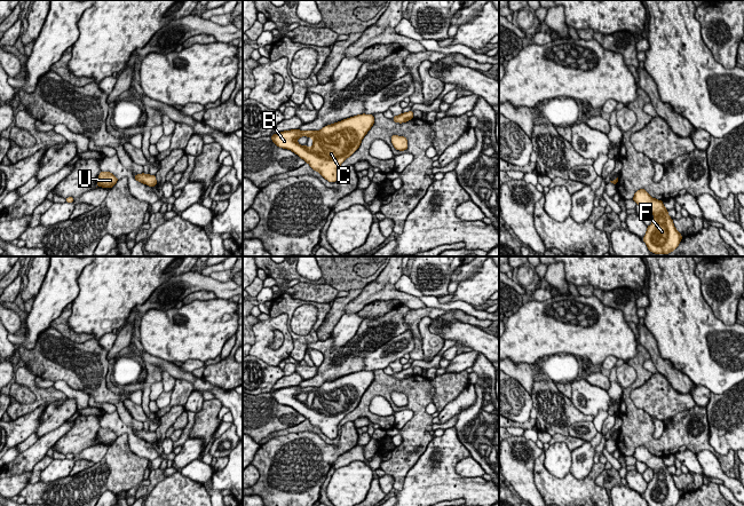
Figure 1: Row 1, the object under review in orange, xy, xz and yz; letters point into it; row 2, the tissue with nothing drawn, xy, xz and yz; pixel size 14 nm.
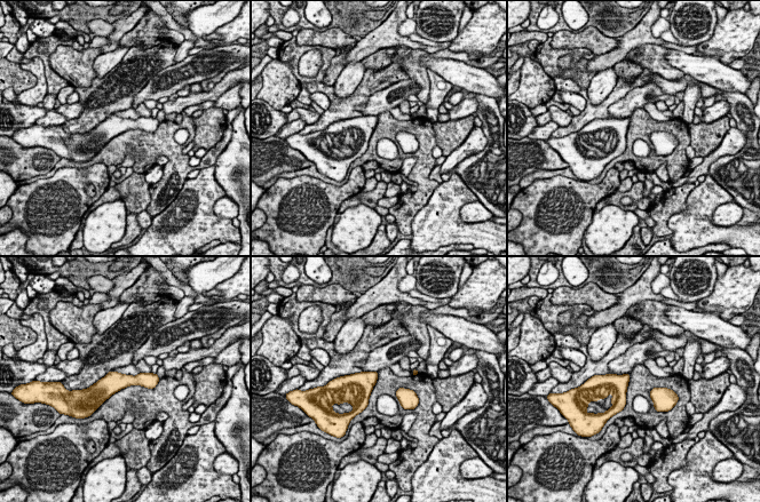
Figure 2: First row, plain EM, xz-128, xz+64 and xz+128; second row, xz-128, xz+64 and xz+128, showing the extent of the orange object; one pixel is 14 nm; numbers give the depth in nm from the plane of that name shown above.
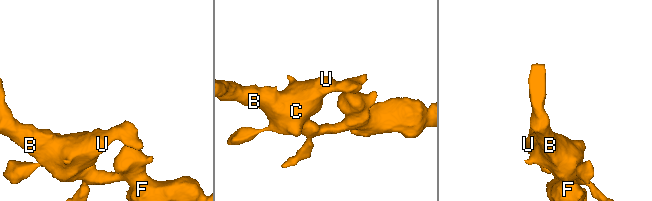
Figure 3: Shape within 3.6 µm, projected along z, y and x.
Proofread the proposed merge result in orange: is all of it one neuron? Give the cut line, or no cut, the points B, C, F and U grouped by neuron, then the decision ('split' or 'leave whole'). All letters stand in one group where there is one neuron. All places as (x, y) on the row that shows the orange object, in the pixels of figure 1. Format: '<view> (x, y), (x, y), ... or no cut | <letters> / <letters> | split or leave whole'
no cut | B C F U | leave whole

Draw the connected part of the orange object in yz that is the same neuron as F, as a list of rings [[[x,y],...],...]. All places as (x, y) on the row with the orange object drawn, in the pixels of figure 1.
[[[644,189],[634,193],[633,200],[638,205],[646,206],[654,214],[654,221],[647,228],[643,242],[648,250],[655,254],[668,254],[680,244],[682,236],[675,229],[673,220],[662,200],[652,198]]]

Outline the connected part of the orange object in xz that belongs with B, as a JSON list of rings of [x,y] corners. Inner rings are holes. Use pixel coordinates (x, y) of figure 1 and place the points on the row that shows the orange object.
[[[363,113],[327,125],[320,131],[292,129],[270,137],[279,148],[296,153],[329,182],[335,182],[340,165],[359,148],[373,124],[373,114]],[[301,136],[311,137],[312,147],[300,145],[298,139]]]

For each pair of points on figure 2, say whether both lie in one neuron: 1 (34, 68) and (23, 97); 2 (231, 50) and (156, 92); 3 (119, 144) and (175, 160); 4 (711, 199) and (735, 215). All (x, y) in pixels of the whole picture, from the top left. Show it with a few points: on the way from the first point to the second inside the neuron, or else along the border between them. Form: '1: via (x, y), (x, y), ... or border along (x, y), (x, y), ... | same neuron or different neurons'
1: via (40, 77), (40, 88), (32, 96) | same neuron
2: via (213, 61), (174, 78) | same neuron
3: via (133, 142), (160, 144), (163, 146) | same neuron
4: border along (733, 200), (721, 204), (714, 210), (713, 224) | different neurons

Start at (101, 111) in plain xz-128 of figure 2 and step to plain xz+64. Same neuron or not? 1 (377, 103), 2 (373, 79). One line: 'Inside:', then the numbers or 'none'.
Inside: 2

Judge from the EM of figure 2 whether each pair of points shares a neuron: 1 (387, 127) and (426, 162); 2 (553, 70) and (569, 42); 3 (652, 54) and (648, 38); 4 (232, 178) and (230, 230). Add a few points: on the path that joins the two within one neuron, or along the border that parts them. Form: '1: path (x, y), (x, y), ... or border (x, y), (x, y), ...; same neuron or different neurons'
1: path (402, 127), (413, 127), (425, 138), (425, 148); same neuron
2: border (549, 41), (554, 48), (588, 48), (592, 52); different neurons
3: border (660, 45), (643, 46); different neurons
4: border (215, 169), (215, 180), (226, 194); different neurons

